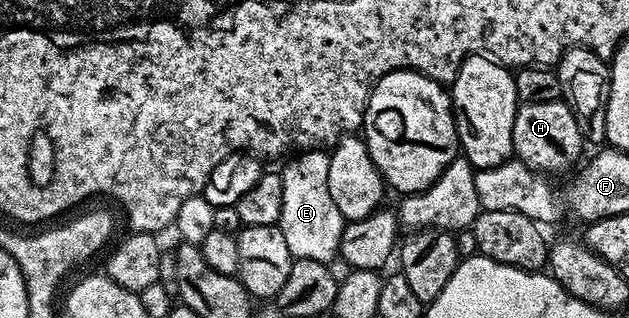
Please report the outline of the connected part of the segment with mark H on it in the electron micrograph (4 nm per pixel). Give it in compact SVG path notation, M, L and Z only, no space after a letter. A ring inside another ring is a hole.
M560 99L554 101L538 101L537 103L520 103L514 117L514 141L512 149L515 158L525 163L530 170L537 173L548 171L564 171L576 163L580 150L586 144L578 129L578 121L574 121L574 113L567 103Z

